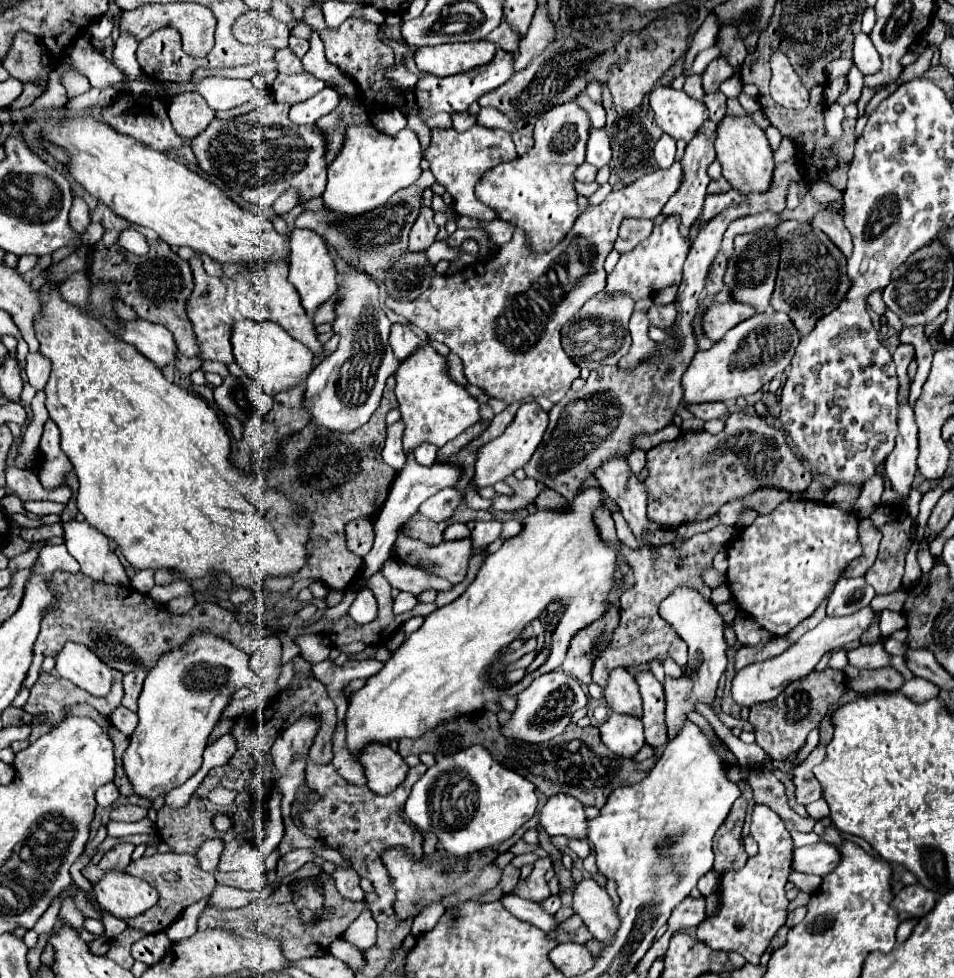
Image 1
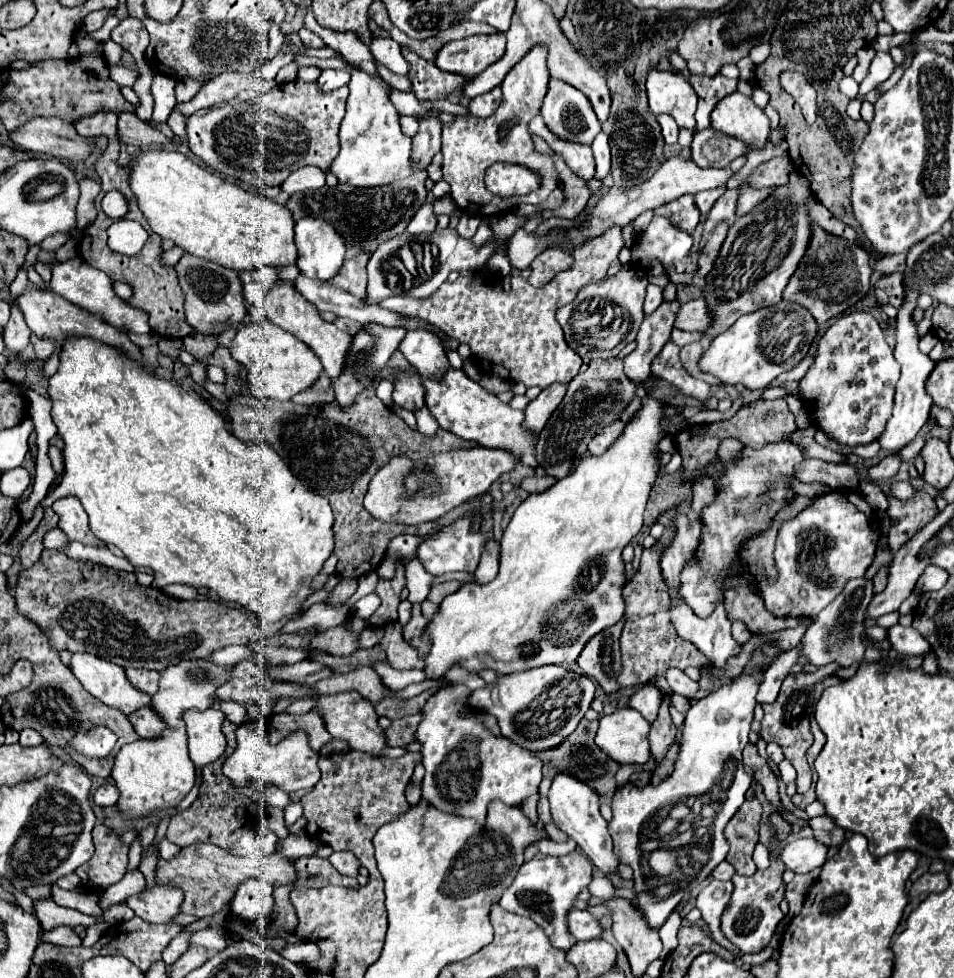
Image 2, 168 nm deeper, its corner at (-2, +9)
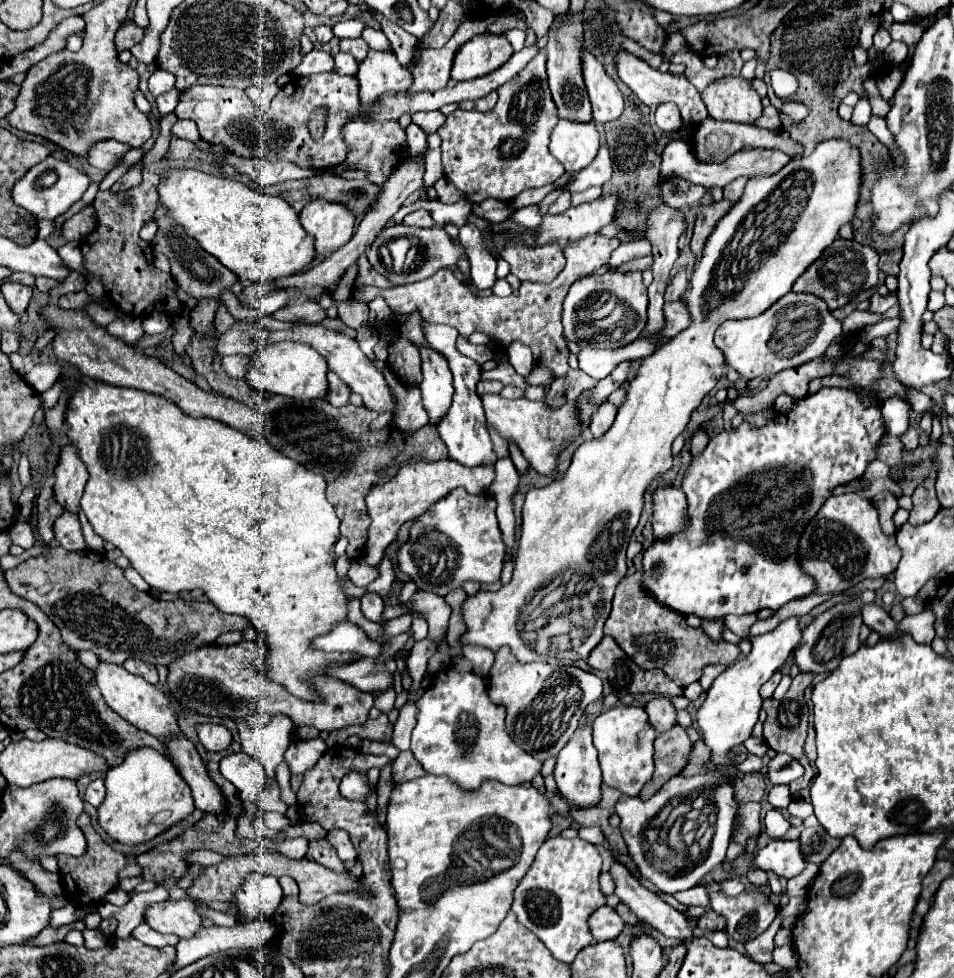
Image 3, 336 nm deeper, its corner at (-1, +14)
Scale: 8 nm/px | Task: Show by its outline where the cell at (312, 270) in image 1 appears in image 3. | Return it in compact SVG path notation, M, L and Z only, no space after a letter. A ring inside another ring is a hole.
M312 201L300 213L300 225L314 237L316 257L330 255L346 245L354 233L354 217L342 205Z

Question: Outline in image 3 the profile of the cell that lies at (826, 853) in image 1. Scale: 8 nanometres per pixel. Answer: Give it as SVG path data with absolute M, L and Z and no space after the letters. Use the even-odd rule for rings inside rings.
M772 839L754 857L754 865L764 871L774 871L778 877L792 879L806 867L806 857L800 849L800 841Z

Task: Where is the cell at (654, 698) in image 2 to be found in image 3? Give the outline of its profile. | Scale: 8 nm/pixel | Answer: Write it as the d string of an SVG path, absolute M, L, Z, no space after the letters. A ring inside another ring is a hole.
M652 697L644 711L648 713L648 721L652 723L652 727L656 731L664 731L670 729L672 725L676 725L676 713L674 713L674 705L668 697Z

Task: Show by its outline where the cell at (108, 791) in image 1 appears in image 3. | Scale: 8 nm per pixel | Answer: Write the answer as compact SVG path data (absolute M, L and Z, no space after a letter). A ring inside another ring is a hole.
M94 779L94 781L88 785L88 789L86 789L86 793L84 793L84 799L86 799L90 805L98 807L98 805L104 801L104 797L106 797L104 779Z

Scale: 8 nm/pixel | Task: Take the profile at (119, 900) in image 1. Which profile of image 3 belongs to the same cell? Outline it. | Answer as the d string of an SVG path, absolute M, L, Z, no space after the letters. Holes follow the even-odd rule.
M166 899L148 905L144 911L146 923L158 933L176 933L180 939L192 937L200 927L200 915L196 913L196 903L190 899Z

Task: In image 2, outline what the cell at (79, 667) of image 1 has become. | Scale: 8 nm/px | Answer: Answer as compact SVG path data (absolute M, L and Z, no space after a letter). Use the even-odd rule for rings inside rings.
M79 652L73 654L71 670L73 674L77 674L87 692L91 692L103 704L121 710L125 716L137 712L139 708L153 706L151 696L141 694L141 690L133 688L129 678L125 676L125 670L121 666L115 666L113 662Z

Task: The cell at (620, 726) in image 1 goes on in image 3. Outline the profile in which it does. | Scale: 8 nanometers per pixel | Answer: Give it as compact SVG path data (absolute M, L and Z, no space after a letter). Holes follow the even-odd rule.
M616 705L594 719L592 731L594 731L594 745L598 749L604 783L616 787L626 795L638 795L644 783L648 781L648 777L652 777L652 769L654 769L652 755L654 755L656 731L648 723L646 711L634 705Z

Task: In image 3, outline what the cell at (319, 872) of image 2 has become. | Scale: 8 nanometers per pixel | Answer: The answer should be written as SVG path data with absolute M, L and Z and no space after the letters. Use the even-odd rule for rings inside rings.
M314 839L314 841L310 841L310 849L308 849L306 857L310 861L318 861L320 865L328 867L334 873L346 873L344 863L336 857L336 851L332 849L332 845L326 843L326 839Z

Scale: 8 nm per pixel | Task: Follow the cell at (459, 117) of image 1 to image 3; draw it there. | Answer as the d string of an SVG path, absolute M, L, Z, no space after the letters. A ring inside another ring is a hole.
M418 111L418 113L412 115L412 121L414 121L418 127L422 127L424 133L430 135L430 133L436 133L436 129L438 129L440 125L444 125L446 115L440 113L440 111Z

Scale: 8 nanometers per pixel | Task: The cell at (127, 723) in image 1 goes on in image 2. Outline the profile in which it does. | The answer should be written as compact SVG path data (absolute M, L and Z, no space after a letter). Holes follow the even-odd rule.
M141 708L137 712L133 712L129 716L135 732L141 736L141 738L159 738L161 732L165 730L165 722L161 720L161 716L157 716L157 712L153 712L151 708Z

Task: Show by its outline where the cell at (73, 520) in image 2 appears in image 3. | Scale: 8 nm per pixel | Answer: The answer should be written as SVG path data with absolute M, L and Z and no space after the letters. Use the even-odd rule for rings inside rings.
M68 445L62 447L58 465L54 469L54 477L56 477L54 499L60 501L60 505L66 511L78 515L80 513L80 497L82 497L84 485L88 481L88 471L72 447L68 447Z

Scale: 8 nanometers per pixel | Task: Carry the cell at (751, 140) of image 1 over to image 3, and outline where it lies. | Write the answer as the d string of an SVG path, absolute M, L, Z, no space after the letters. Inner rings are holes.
M726 77L724 81L716 81L716 85L710 85L702 93L702 101L708 109L708 115L720 121L734 121L734 123L754 123L762 115L762 103L760 95L752 89L748 81L742 77Z

